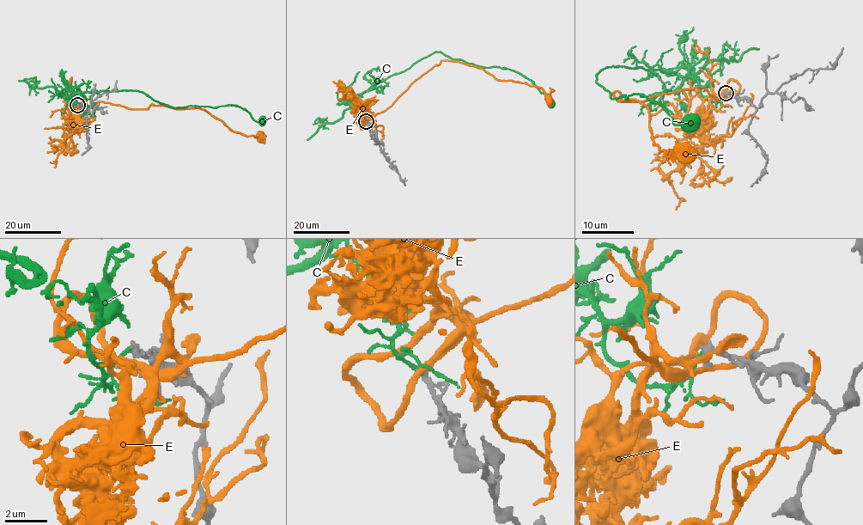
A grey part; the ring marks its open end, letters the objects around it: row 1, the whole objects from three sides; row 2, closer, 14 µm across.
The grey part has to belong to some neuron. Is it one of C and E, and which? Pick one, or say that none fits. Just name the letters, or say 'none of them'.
none of them

